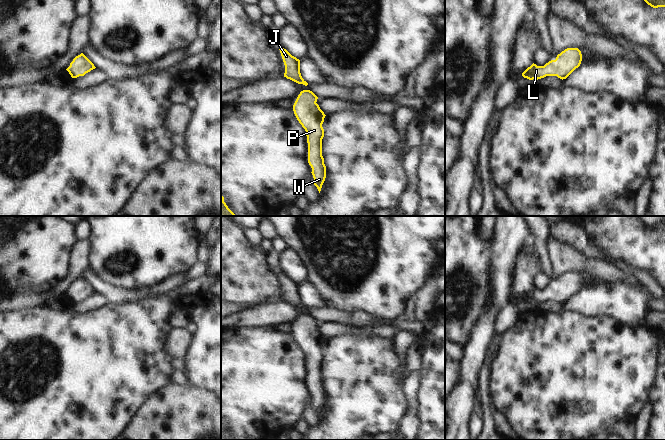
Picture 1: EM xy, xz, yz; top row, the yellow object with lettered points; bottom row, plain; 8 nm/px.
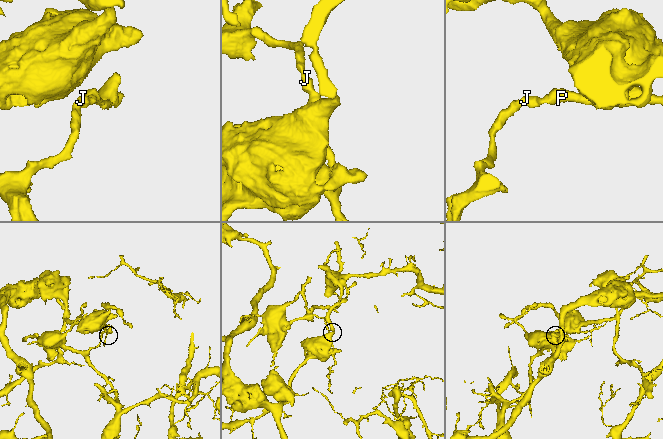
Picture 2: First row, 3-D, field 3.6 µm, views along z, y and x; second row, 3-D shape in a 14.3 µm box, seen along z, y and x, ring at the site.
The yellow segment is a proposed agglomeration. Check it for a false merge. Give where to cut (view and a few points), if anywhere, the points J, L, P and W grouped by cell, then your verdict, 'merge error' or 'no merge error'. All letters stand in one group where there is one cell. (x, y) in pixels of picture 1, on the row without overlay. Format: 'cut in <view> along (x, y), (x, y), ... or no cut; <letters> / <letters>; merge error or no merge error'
no cut; J L P W; no merge error

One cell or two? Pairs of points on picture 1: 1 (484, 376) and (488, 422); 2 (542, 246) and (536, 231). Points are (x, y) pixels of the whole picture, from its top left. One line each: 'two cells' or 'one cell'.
1: one cell
2: one cell

